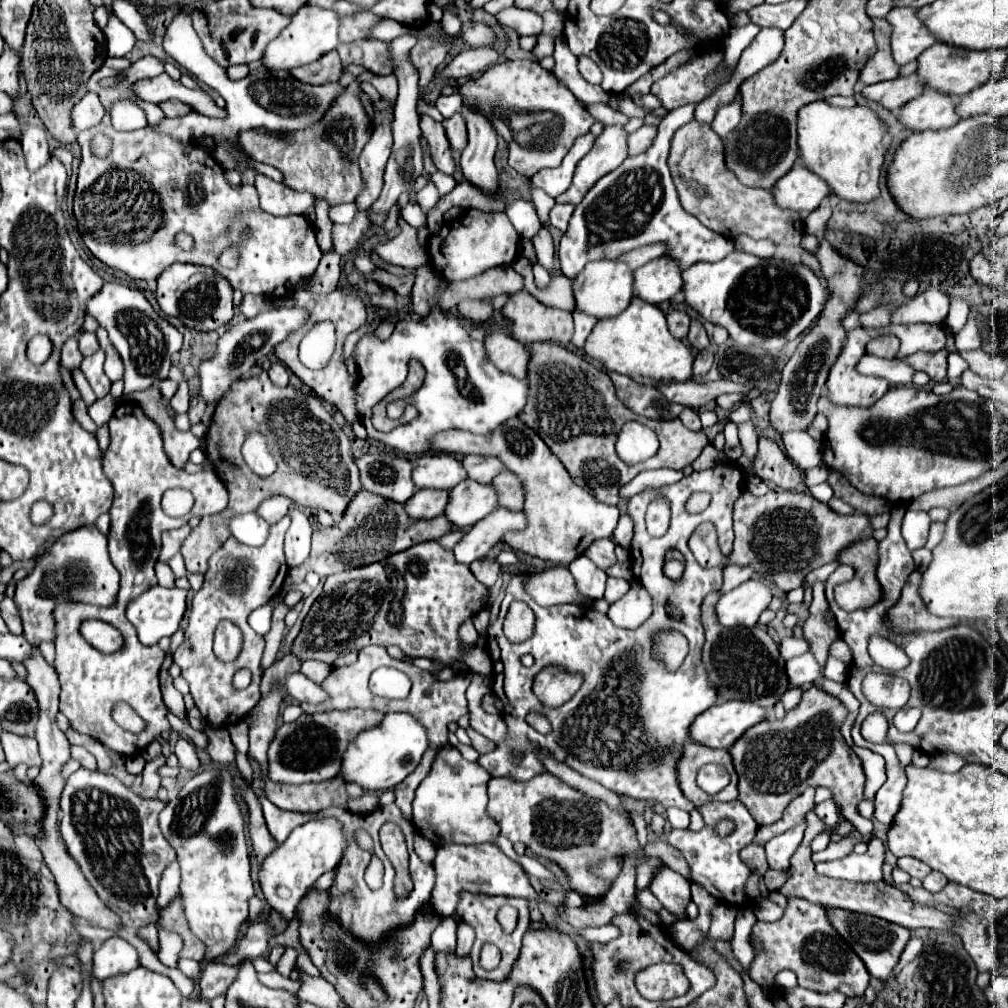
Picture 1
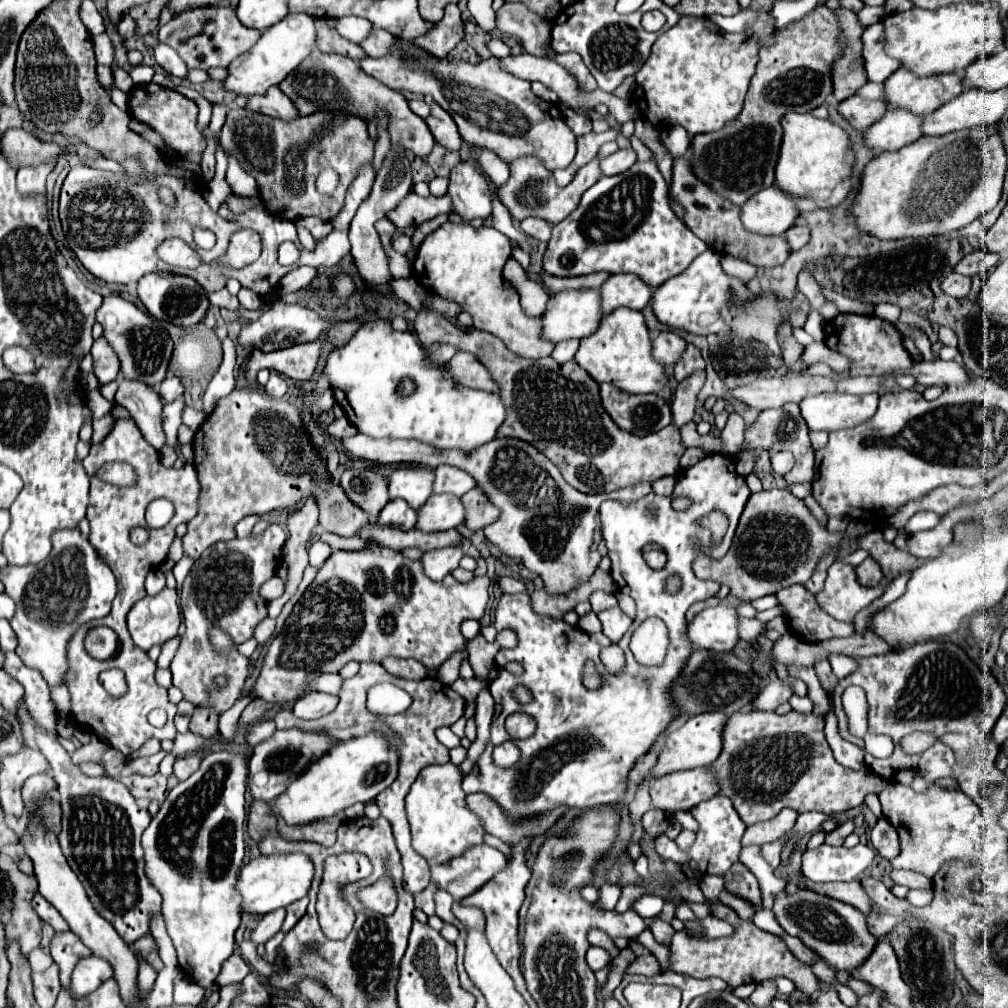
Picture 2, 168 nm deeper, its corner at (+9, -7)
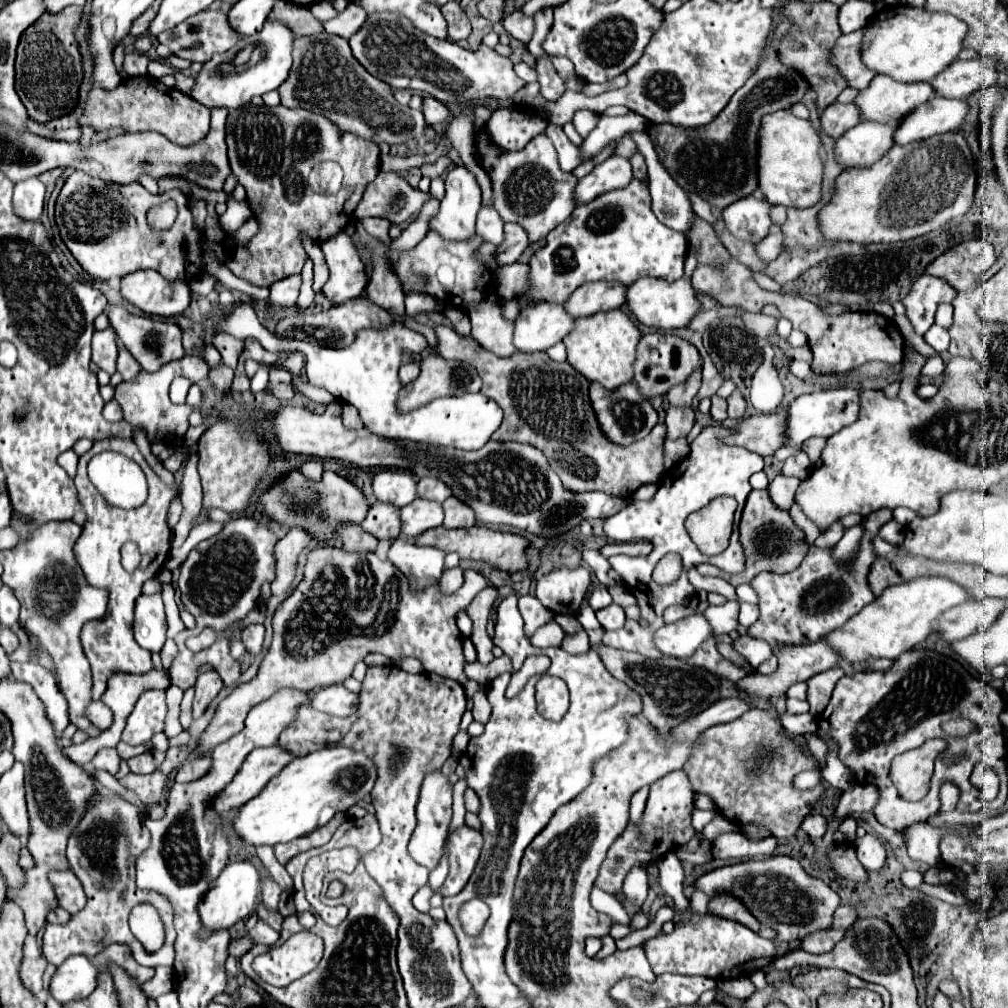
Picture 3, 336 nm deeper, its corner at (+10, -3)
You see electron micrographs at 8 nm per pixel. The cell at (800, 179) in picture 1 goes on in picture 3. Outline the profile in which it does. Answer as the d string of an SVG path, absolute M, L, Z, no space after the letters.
M749 195L725 207L721 217L725 219L725 227L733 237L757 243L769 233L769 227L773 225L769 219L769 209L771 205L765 199L755 199Z

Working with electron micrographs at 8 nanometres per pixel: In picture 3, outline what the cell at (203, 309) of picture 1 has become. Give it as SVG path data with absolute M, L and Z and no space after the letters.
M135 271L121 279L121 295L147 315L171 317L189 307L191 289L185 281L167 281L157 271Z

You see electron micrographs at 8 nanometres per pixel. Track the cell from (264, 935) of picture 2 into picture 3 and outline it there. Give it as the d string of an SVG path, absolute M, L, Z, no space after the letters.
M265 875L265 887L263 887L263 903L271 909L277 909L277 903L279 903L279 897L281 897L281 887L271 879L271 875Z

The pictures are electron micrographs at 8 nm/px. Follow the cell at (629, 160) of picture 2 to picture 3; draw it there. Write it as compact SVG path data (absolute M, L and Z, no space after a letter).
M613 155L597 165L589 175L579 179L575 187L575 205L589 203L589 199L595 199L595 195L603 195L605 191L625 187L631 179L631 163L623 157Z

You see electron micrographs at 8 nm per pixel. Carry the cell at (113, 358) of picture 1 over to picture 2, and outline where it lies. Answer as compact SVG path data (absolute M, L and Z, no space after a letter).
M100 337L100 339L94 341L94 345L92 345L92 357L94 357L94 375L98 377L98 381L102 385L110 383L110 381L114 381L118 377L118 371L120 371L118 357L112 351L112 347L106 343L104 337Z

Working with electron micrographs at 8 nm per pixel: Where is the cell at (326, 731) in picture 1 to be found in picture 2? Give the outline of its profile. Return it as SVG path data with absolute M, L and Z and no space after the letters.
M284 729L276 731L270 739L262 741L250 759L250 793L254 799L260 801L274 801L282 791L286 791L286 785L290 785L298 775L302 775L314 761L318 761L322 755L326 755L336 741L330 739L326 733L308 733L302 729Z

